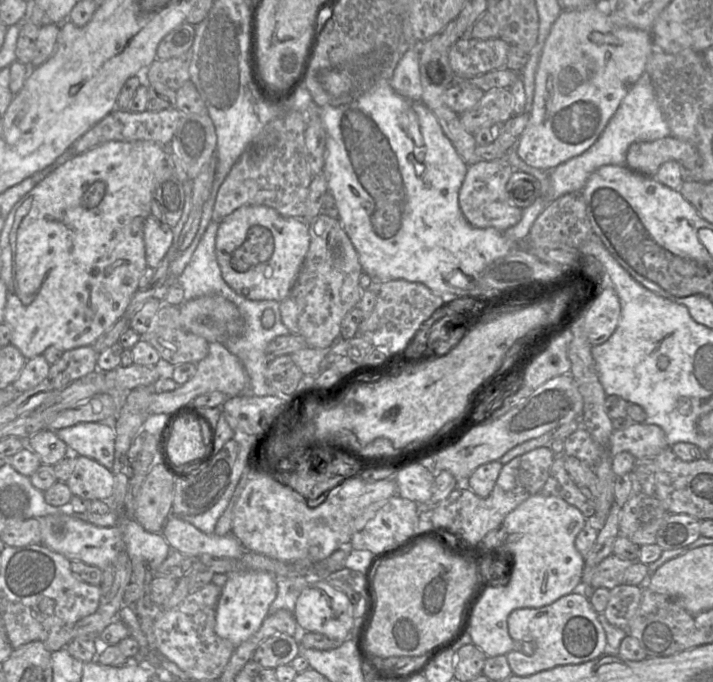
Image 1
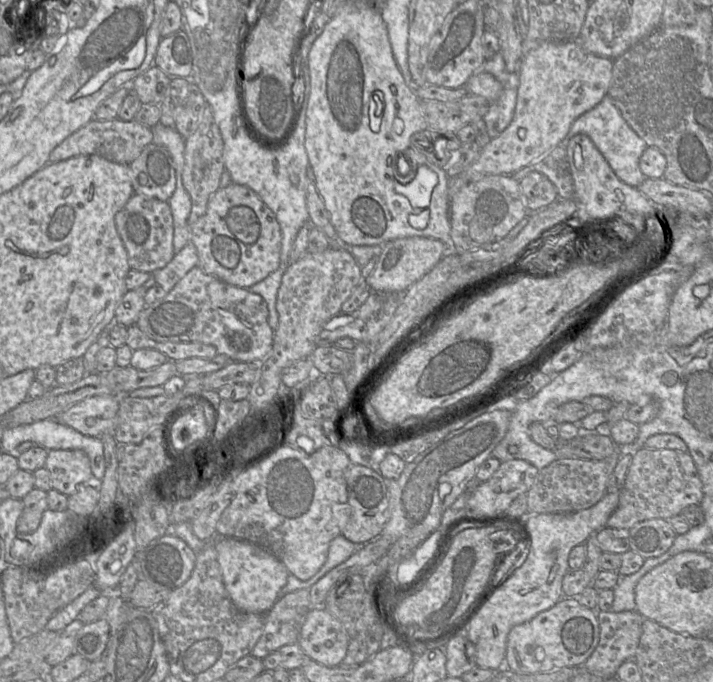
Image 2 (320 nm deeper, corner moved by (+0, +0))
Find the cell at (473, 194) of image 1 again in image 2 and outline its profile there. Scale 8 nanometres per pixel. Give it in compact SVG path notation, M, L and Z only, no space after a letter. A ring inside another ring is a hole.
M491 175L471 182L450 198L450 250L464 253L503 239L526 215L529 215L529 211L525 207L519 182L511 176Z

